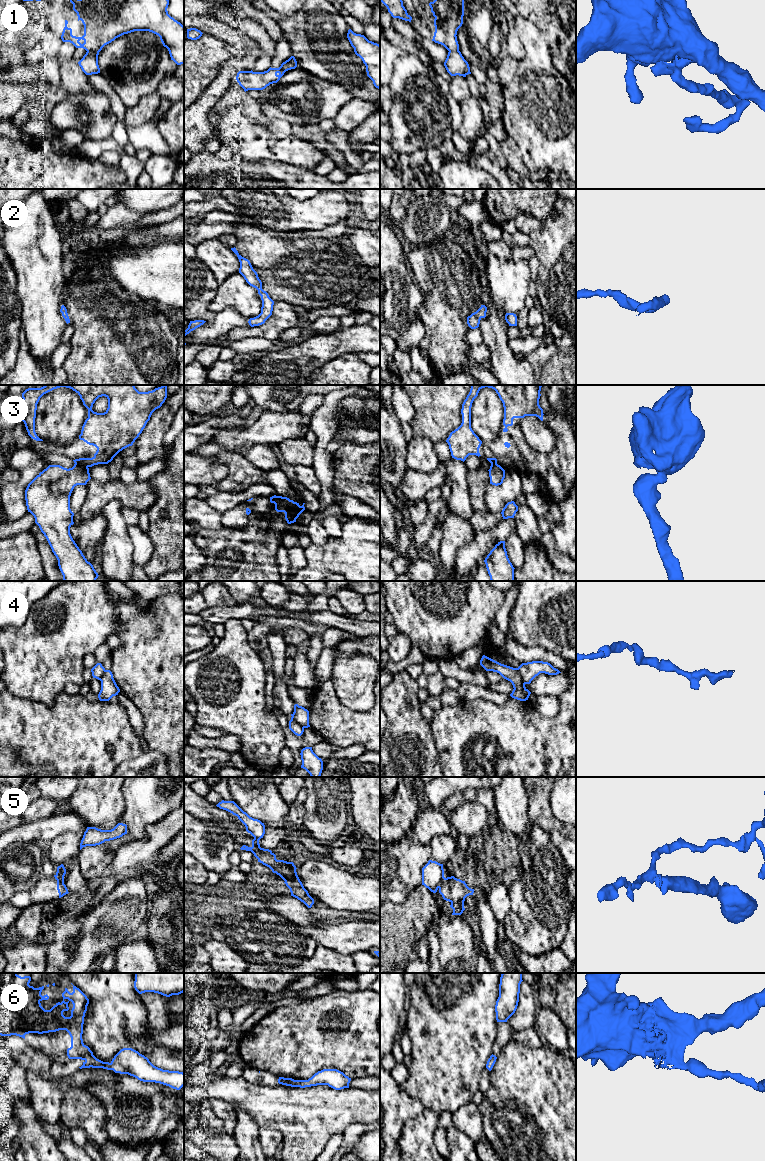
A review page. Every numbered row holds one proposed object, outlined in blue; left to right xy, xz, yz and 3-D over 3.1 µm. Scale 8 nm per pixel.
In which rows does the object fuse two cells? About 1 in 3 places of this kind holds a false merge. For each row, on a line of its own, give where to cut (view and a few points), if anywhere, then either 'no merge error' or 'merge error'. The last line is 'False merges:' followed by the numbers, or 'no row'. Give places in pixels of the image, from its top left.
1: xy (87, 50), (96, 50), (98, 52) | merge error
2: no cut | no merge error
3: xy (75, 463), (87, 467) | merge error
4: yz (515, 668), (525, 683) | merge error
5: yz (444, 877), (438, 887) | merge error
6: no cut | no merge error
False merges: 1, 3, 4, 5

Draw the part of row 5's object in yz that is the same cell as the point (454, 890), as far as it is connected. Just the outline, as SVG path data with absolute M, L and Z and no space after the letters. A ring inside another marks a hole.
M451 876L443 878L439 886L439 893L444 900L451 903L450 907L453 909L452 915L461 915L465 910L465 898L473 895L474 889L469 888L465 881Z

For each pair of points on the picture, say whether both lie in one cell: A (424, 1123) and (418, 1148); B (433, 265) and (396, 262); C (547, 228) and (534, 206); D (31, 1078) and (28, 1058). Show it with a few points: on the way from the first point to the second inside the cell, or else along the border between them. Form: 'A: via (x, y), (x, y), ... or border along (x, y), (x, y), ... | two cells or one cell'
A: via (421, 1129), (418, 1133), (418, 1142) | one cell
B: border along (406, 256), (408, 268), (411, 272) | two cells
C: border along (556, 200), (551, 211), (543, 218), (519, 213) | two cells
D: border along (25, 1070), (31, 1070), (38, 1074) | two cells

